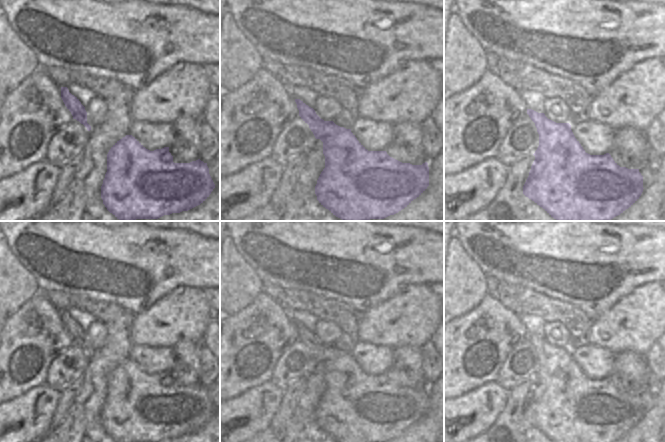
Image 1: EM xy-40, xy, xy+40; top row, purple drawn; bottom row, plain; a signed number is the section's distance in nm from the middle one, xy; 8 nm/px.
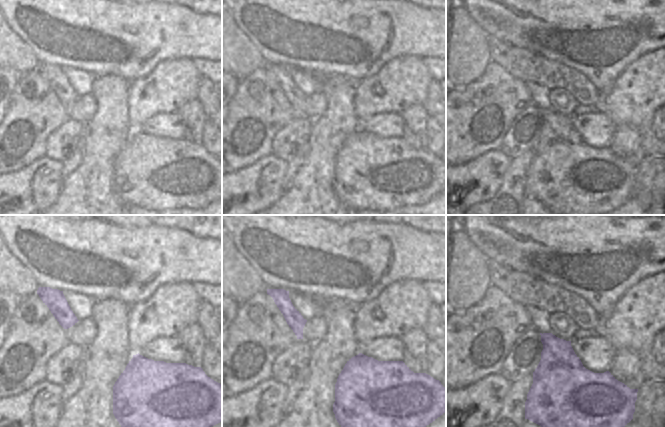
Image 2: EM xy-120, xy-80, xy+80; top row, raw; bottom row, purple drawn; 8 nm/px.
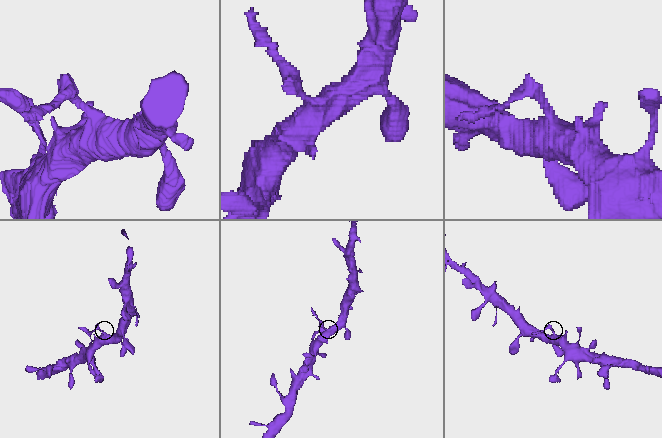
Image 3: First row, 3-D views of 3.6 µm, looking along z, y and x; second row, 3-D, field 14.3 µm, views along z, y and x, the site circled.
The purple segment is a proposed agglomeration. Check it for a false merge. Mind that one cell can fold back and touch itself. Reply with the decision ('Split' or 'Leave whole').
Split.

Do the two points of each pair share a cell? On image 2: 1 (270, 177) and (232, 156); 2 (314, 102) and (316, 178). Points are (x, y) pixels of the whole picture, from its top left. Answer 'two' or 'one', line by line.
1: two
2: two

